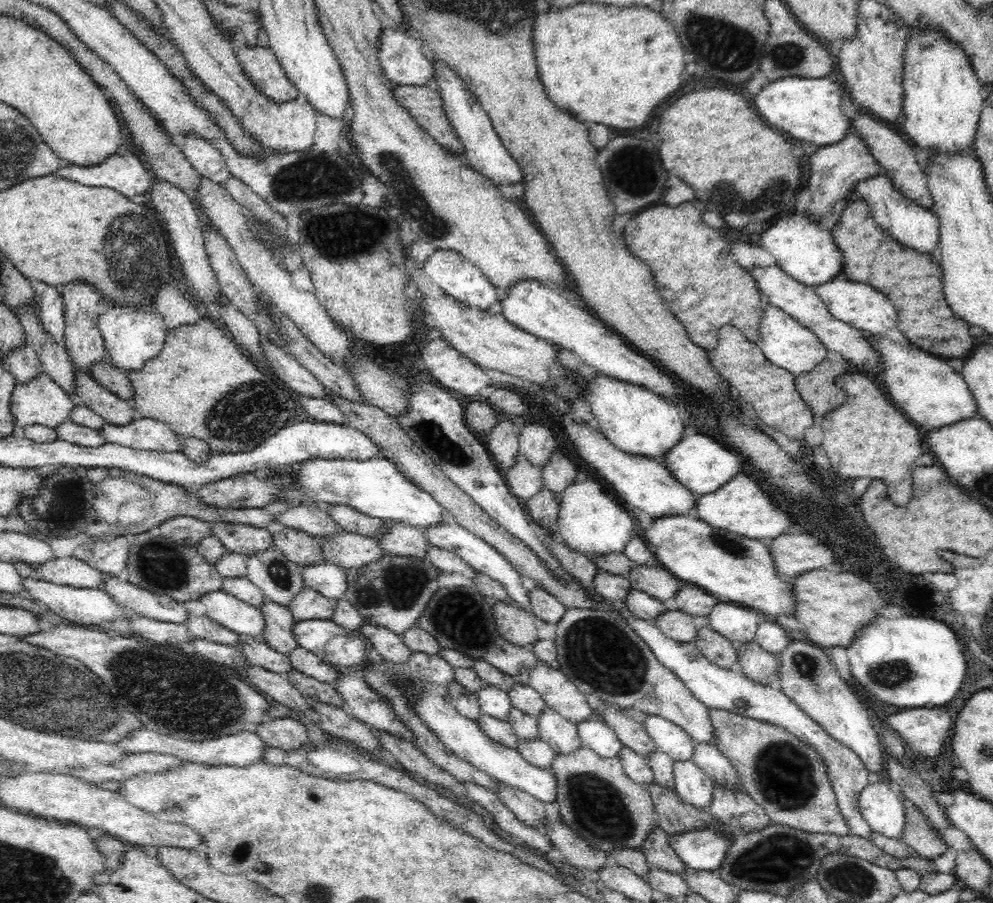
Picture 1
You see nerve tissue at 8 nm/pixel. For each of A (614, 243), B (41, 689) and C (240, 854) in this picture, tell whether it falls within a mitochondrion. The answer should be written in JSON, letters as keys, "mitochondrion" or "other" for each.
{"A":"other","B":"mitochondrion","C":"mitochondrion"}

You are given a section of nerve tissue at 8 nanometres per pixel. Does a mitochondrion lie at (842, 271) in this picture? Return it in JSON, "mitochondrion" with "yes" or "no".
{"mitochondrion":"no"}

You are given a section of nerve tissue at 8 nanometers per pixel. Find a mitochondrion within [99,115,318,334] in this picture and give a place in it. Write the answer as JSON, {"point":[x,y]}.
{"point":[130,244]}

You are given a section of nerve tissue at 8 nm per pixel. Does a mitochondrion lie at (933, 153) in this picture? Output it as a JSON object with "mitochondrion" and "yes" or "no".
{"mitochondrion":"no"}

